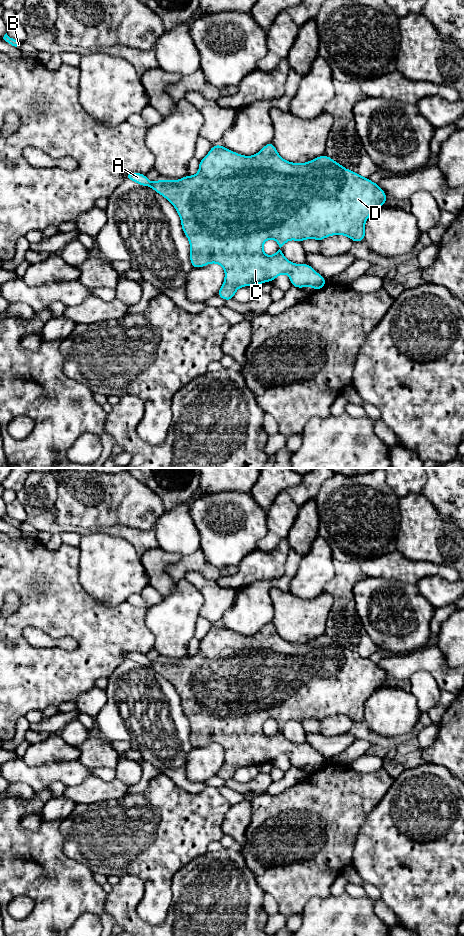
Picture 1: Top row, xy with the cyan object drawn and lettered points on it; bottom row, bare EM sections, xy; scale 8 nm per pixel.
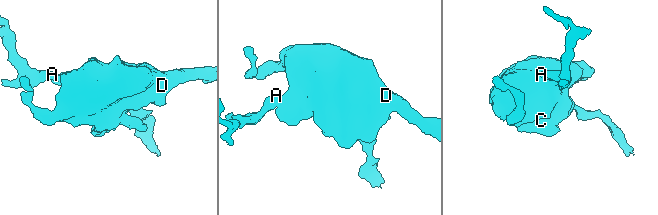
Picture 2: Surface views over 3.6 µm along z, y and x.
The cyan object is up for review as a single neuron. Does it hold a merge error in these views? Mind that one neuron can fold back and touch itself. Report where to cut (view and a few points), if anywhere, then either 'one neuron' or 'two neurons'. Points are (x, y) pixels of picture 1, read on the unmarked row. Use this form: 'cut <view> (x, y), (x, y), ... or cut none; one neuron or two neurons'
cut none; one neuron

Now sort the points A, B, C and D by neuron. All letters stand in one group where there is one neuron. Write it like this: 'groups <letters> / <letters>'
groups A B C D

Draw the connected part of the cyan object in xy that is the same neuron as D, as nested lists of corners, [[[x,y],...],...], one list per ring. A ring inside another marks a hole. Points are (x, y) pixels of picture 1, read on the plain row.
[[[272,622],[266,624],[254,636],[243,636],[223,627],[222,625],[213,625],[208,634],[199,641],[199,651],[196,655],[186,655],[182,659],[176,661],[161,659],[155,662],[150,662],[145,654],[140,654],[137,652],[126,654],[125,659],[132,660],[142,666],[151,667],[154,671],[165,677],[175,687],[178,695],[181,698],[181,706],[183,712],[187,716],[190,723],[190,742],[192,747],[204,747],[210,743],[217,743],[221,745],[225,751],[225,759],[217,775],[226,781],[233,779],[235,772],[241,767],[257,766],[265,762],[271,762],[279,755],[284,753],[289,755],[291,765],[294,767],[304,768],[306,766],[310,766],[315,770],[322,769],[328,761],[324,759],[319,753],[317,753],[310,745],[294,744],[290,742],[282,733],[281,728],[284,726],[284,724],[289,720],[302,722],[305,719],[316,719],[321,721],[324,718],[332,715],[347,716],[355,723],[363,721],[365,719],[366,700],[376,689],[382,687],[384,683],[387,683],[386,673],[378,666],[377,663],[373,663],[369,658],[364,658],[358,653],[344,648],[342,645],[334,641],[332,638],[326,636],[325,634],[314,638],[307,643],[292,643],[284,640],[278,634]],[[267,719],[276,720],[279,726],[277,732],[272,736],[266,735],[263,730],[263,725]]]

